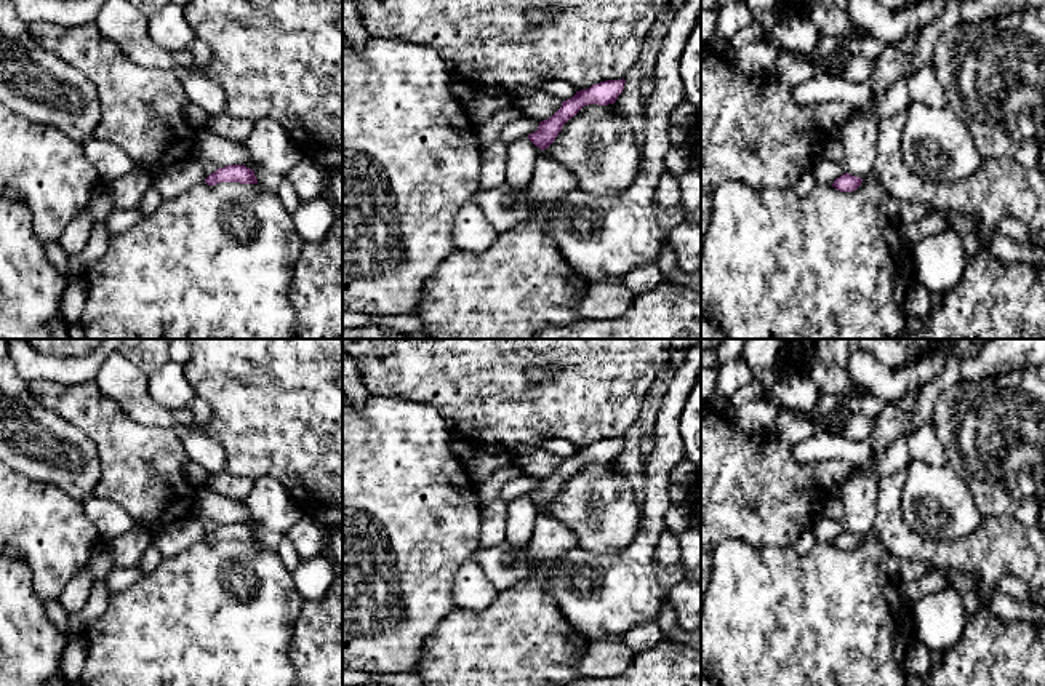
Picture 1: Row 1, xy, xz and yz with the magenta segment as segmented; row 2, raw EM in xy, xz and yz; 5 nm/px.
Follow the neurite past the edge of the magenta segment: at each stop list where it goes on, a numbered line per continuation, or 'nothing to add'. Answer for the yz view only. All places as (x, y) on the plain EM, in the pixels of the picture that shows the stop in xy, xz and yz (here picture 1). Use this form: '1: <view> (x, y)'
nothing to add

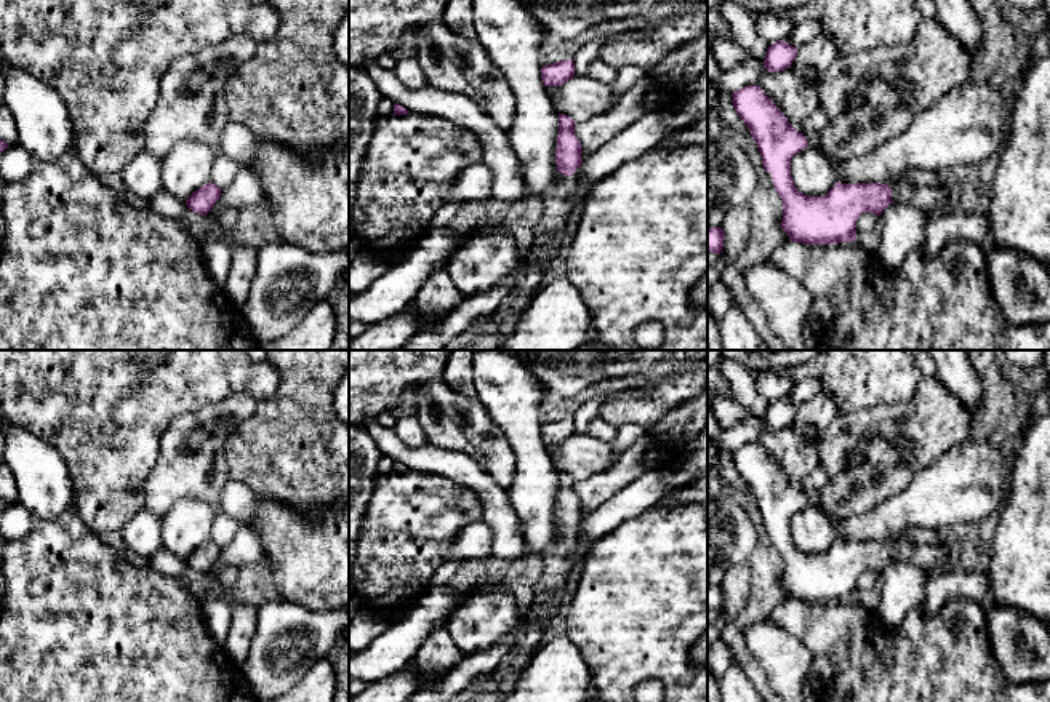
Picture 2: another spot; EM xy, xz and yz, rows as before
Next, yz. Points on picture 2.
1: yz (925, 555)

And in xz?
1: xz (548, 592)

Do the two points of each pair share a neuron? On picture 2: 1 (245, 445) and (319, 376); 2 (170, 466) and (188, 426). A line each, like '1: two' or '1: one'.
1: one
2: one

